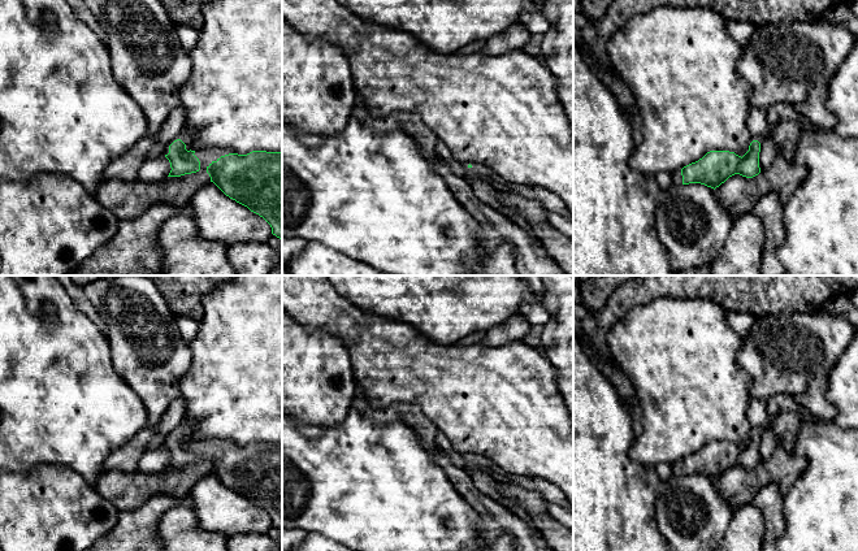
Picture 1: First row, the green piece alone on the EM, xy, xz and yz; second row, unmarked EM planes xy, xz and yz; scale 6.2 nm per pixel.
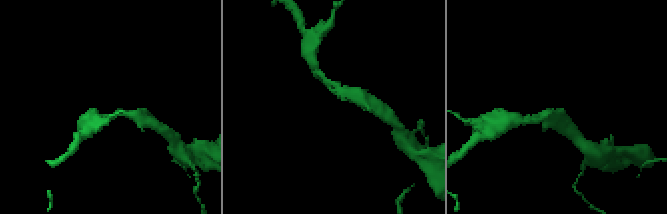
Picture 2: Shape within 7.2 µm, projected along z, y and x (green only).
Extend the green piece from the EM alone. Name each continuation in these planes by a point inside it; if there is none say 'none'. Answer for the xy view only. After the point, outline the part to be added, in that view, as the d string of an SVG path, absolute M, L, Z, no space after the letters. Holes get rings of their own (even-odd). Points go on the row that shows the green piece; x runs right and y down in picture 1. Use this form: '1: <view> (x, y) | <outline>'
1: xy (186, 137) | M181 131L176 138L174 138L174 140L177 140L177 139L181 139L185 144L186 144L186 149L187 151L195 151L195 135L192 134L192 133L190 133L190 131ZM173 140L173 142L174 142ZM172 142L172 143L173 143ZM170 143L170 144L172 144ZM168 144L166 147L165 147L165 149L164 149L164 155L168 155L169 153L169 146L170 144Z

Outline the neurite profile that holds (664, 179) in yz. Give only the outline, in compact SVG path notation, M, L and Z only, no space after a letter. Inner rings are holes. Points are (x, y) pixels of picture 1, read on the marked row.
M659 172L654 175L660 190L666 190L672 186L672 173Z

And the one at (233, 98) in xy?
M211 0L202 8L203 26L199 40L188 52L191 73L179 90L181 107L186 112L182 131L195 135L196 152L238 153L247 155L252 151L282 152L282 0Z

